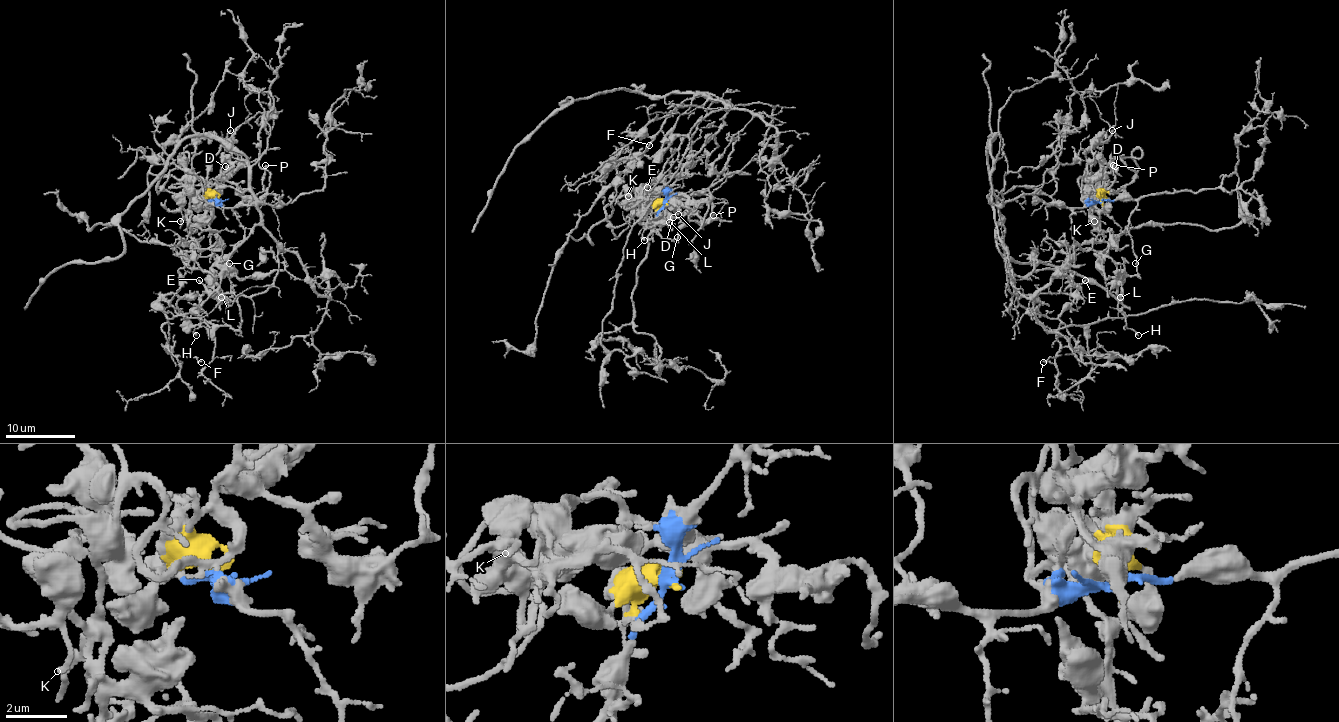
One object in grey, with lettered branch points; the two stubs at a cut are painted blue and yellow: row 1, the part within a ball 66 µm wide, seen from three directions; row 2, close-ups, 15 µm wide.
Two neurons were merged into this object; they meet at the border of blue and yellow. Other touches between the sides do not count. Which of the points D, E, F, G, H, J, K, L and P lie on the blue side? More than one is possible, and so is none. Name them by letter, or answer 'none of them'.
E, F, G

